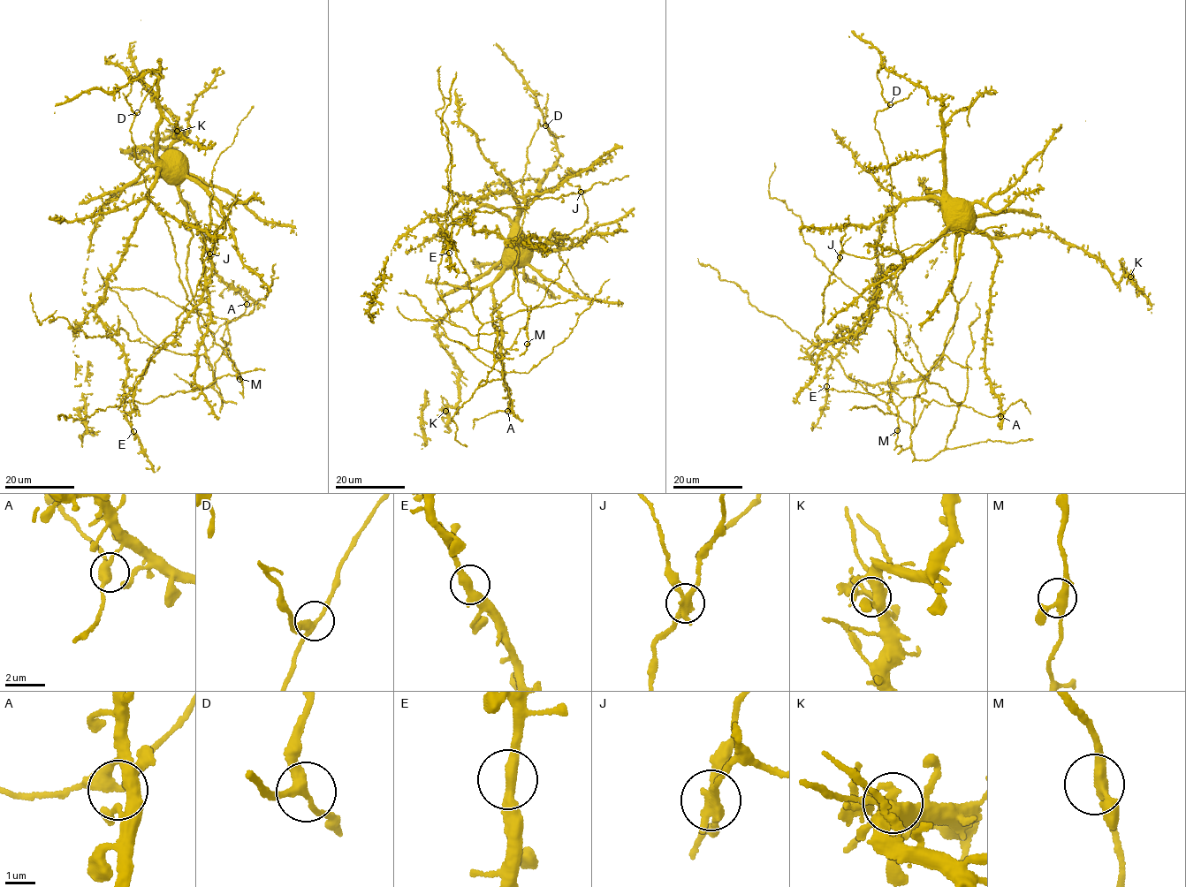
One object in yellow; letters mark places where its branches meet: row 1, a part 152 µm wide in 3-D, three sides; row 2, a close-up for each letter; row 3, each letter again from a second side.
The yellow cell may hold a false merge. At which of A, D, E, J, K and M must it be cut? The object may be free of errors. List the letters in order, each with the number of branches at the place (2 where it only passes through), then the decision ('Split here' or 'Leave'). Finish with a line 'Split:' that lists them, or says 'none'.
A: Branches: 3. Leave
D: Branches: 3. Leave
E: Branches: 3. Leave
J: Branches: 3. Split here
K: Branches: 3. Leave
M: Branches: 3. Leave
Split: J

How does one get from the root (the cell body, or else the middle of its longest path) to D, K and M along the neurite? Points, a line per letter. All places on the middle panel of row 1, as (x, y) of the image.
D: (513, 245), (518, 219), (515, 197), (522, 195), (527, 149), (538, 120), (545, 125)
K: (513, 245), (504, 254), (496, 278), (439, 324), (438, 341), (459, 372), (458, 403), (445, 411)
M: (513, 245), (518, 196), (526, 209), (513, 273), (528, 316), (527, 344)

